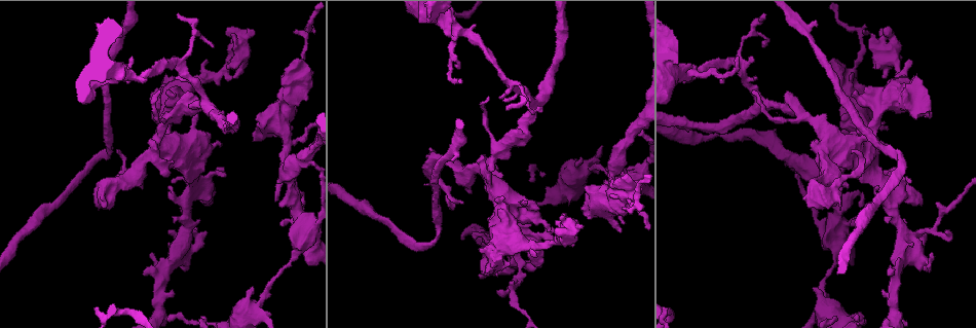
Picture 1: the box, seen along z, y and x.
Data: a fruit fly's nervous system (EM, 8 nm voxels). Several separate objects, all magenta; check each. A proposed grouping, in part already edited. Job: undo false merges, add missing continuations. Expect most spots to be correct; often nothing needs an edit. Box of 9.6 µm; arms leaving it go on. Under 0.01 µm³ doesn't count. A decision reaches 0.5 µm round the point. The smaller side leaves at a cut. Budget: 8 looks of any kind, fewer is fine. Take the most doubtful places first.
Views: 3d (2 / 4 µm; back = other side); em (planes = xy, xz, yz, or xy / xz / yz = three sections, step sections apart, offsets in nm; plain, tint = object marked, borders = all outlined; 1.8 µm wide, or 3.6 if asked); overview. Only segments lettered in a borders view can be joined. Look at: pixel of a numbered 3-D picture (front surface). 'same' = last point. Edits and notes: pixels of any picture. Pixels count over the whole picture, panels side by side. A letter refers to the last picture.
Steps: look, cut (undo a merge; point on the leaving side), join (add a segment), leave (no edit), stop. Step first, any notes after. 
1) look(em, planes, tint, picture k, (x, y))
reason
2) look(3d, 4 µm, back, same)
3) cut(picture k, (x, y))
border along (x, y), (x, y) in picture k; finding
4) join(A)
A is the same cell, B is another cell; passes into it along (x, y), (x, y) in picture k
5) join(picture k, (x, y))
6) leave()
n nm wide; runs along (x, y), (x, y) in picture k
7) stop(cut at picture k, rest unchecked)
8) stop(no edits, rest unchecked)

look(em, yz, step 16, tint, picture 1, (526, 237))
looks like a crossing

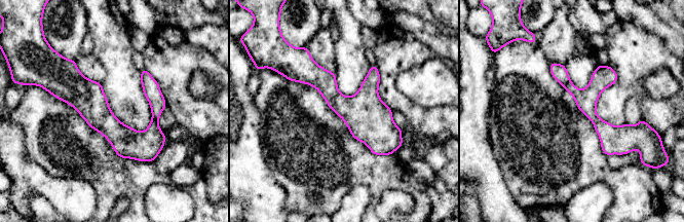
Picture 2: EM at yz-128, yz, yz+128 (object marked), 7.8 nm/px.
look(em, planes, tint, same)
another direction

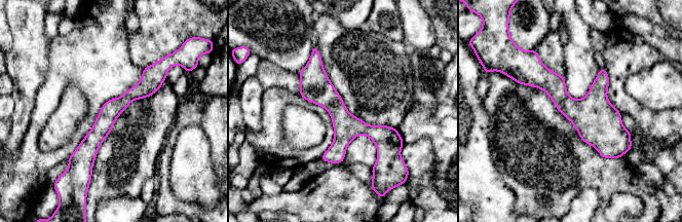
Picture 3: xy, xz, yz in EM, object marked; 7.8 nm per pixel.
look(em, planes, borders, same)
what lies round it

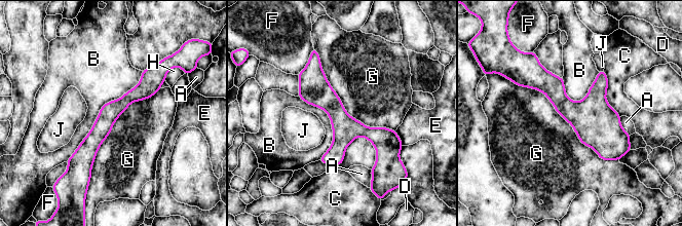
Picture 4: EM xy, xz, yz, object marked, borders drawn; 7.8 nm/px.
leave()
160 nm wide; A, B, C, D, E, F, G, H and J are other cells; border along (510, 79), (618, 160) in picture 4; one neuron here

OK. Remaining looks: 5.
look(em, yz, step 4, borders, picture 1, (293, 256))
calibre changes

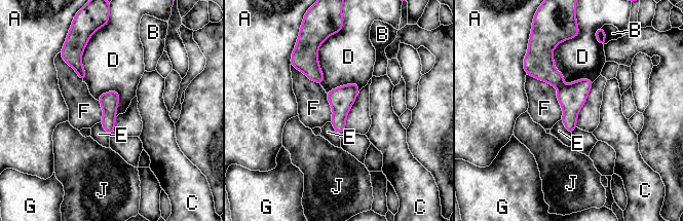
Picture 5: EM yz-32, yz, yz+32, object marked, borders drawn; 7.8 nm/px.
cut(picture 5, (572, 97))
A, B, C, D, E, F, G and J are other cells; two neurons meet here

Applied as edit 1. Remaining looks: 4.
look(em, 3.6 µm, planes, borders, picture 1, (285, 172))
sharp bend

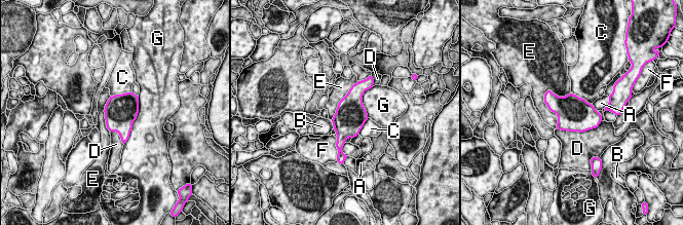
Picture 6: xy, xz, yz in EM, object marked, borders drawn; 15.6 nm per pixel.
leave()
A, B, C, D, E, F and G are other cells; border along (357, 81), (339, 102), (331, 119) in picture 6; one neuron here

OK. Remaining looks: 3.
look(3d, 2 µm, picture 1, (448, 155))
narrows sharply

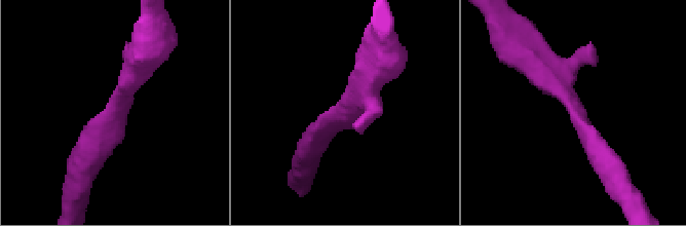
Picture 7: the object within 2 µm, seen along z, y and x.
look(em, yz, step 16, tint, picture 7, (118, 98))
now the EM

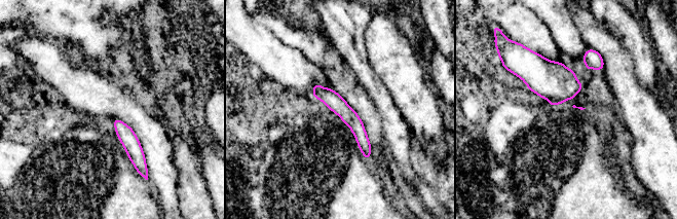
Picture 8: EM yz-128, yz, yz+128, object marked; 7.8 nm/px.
look(em, planes, borders, same)

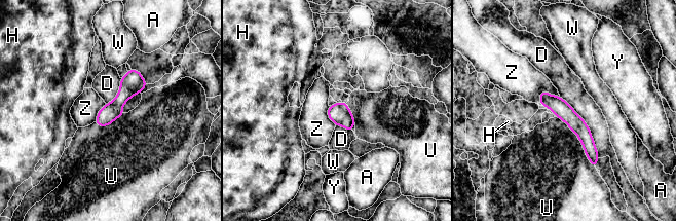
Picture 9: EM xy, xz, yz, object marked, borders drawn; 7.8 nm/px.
leave()
D touches over 600 nm; A, D, H, U, W, Y and Z are other cells; border along (559, 97), (541, 91), (538, 101) in picture 9; one neuron here

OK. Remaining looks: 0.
stop(cut at picture 5, rest unchecked)

